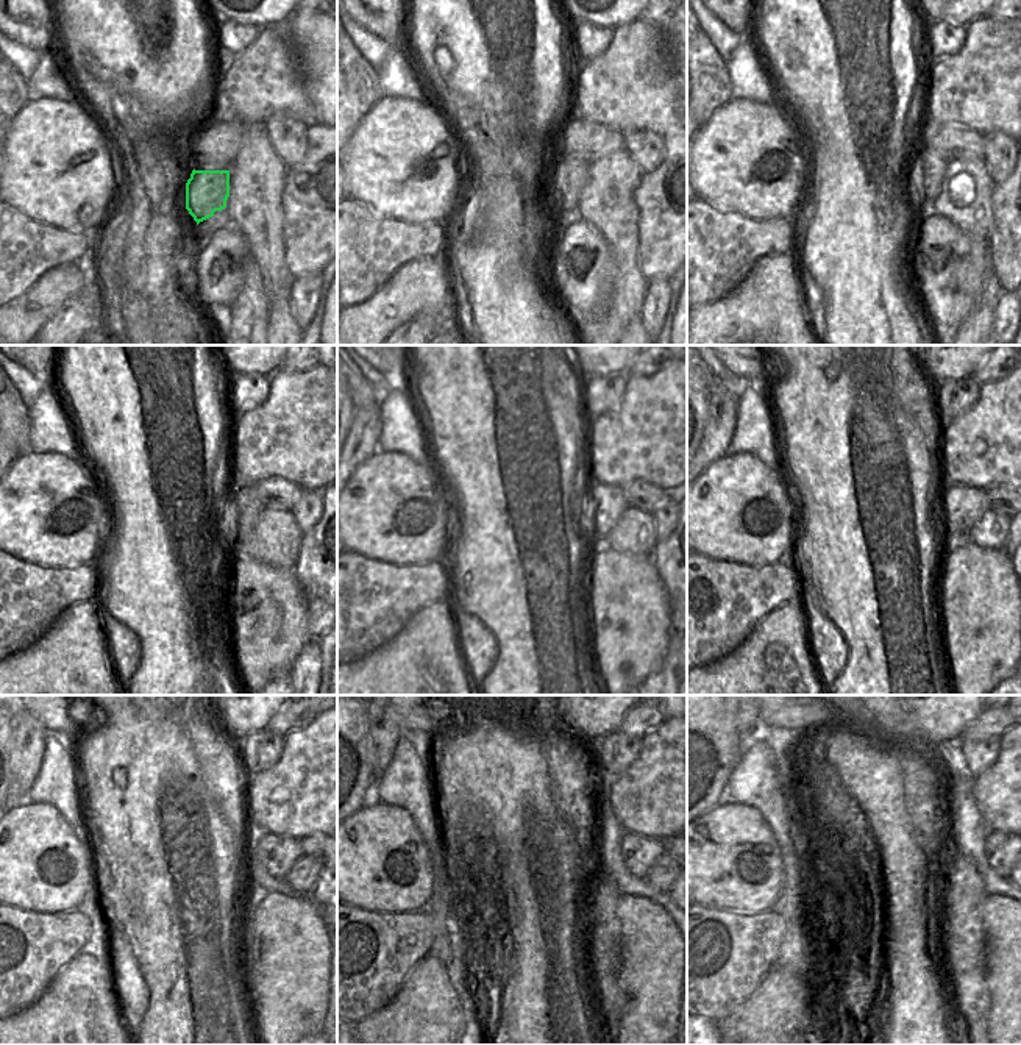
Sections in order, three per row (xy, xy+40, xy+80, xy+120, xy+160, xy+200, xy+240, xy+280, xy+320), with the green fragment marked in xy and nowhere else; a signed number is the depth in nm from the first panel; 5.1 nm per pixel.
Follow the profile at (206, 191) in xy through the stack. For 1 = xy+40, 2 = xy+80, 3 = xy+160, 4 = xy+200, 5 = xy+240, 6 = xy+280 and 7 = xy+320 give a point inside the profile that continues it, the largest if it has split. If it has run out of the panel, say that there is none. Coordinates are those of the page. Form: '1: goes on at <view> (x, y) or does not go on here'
1: goes on at xy+40 (569, 177)
2: goes on at xy+80 (926, 174)
3: goes on at xy+160 (604, 505)
4: goes on at xy+200 (960, 506)
5: goes on at xy+240 (277, 855)
6: goes on at xy+280 (639, 853)
7: goes on at xy+320 (1001, 850)

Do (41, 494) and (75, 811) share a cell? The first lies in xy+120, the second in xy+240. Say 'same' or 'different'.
different

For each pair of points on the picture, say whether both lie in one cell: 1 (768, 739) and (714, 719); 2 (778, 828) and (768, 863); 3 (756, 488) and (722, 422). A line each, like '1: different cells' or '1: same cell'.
1: different cells
2: different cells
3: different cells

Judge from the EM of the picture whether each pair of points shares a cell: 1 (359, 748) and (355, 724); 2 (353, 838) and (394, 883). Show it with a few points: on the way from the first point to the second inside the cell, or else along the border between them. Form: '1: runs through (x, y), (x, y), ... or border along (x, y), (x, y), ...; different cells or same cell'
1: runs through (355, 742), (355, 730); same cell
2: runs through (364, 848), (387, 872); same cell

